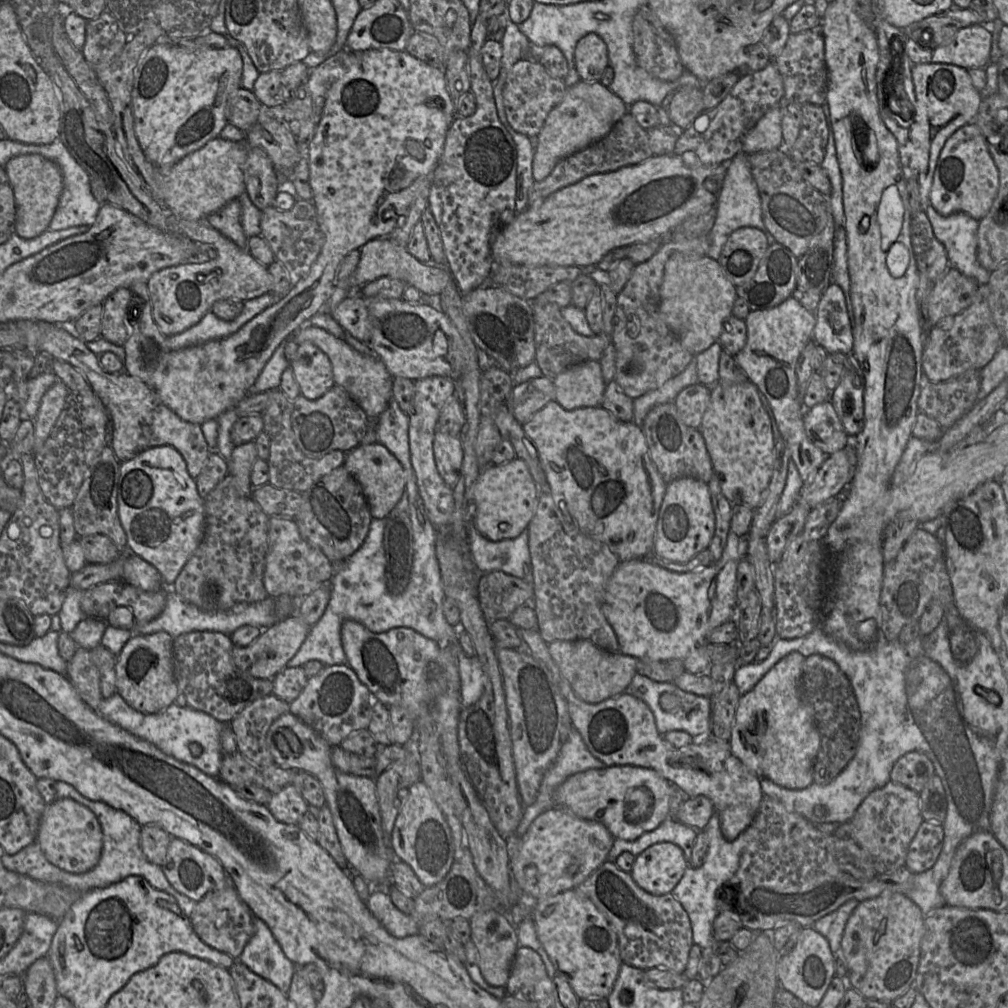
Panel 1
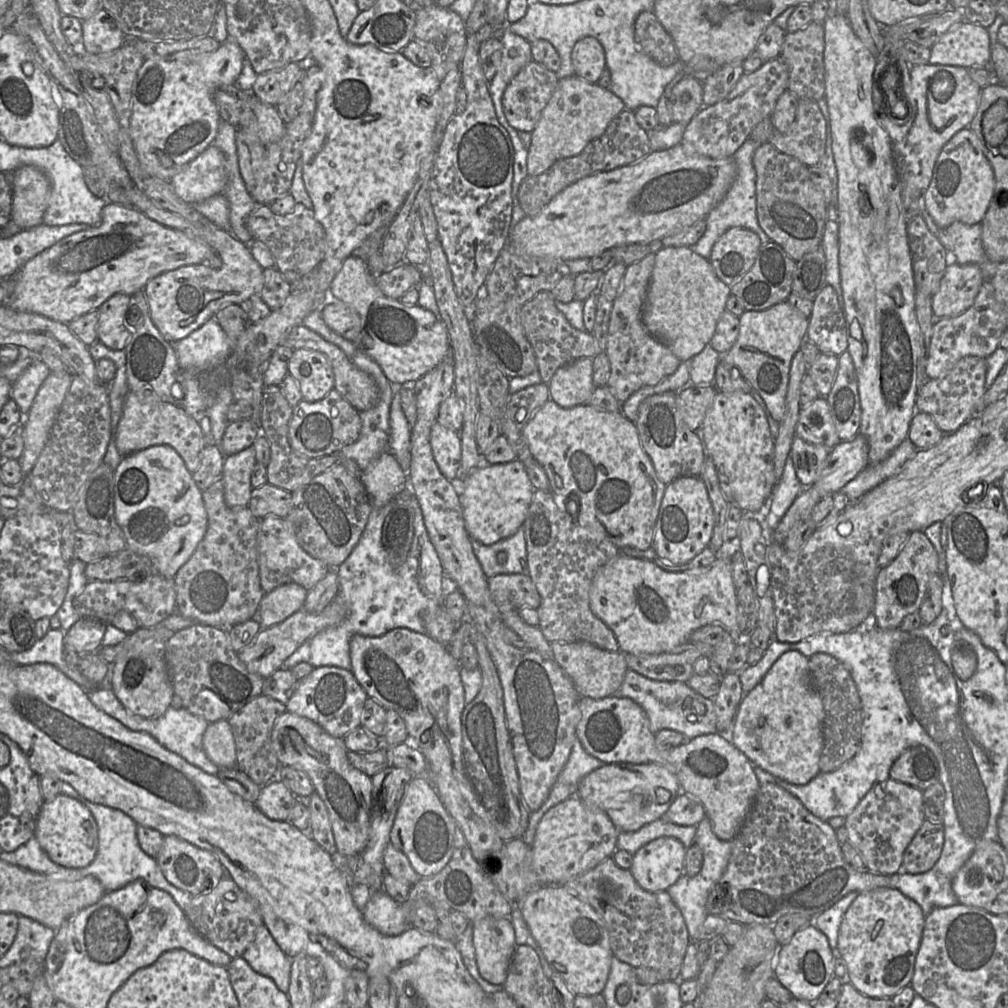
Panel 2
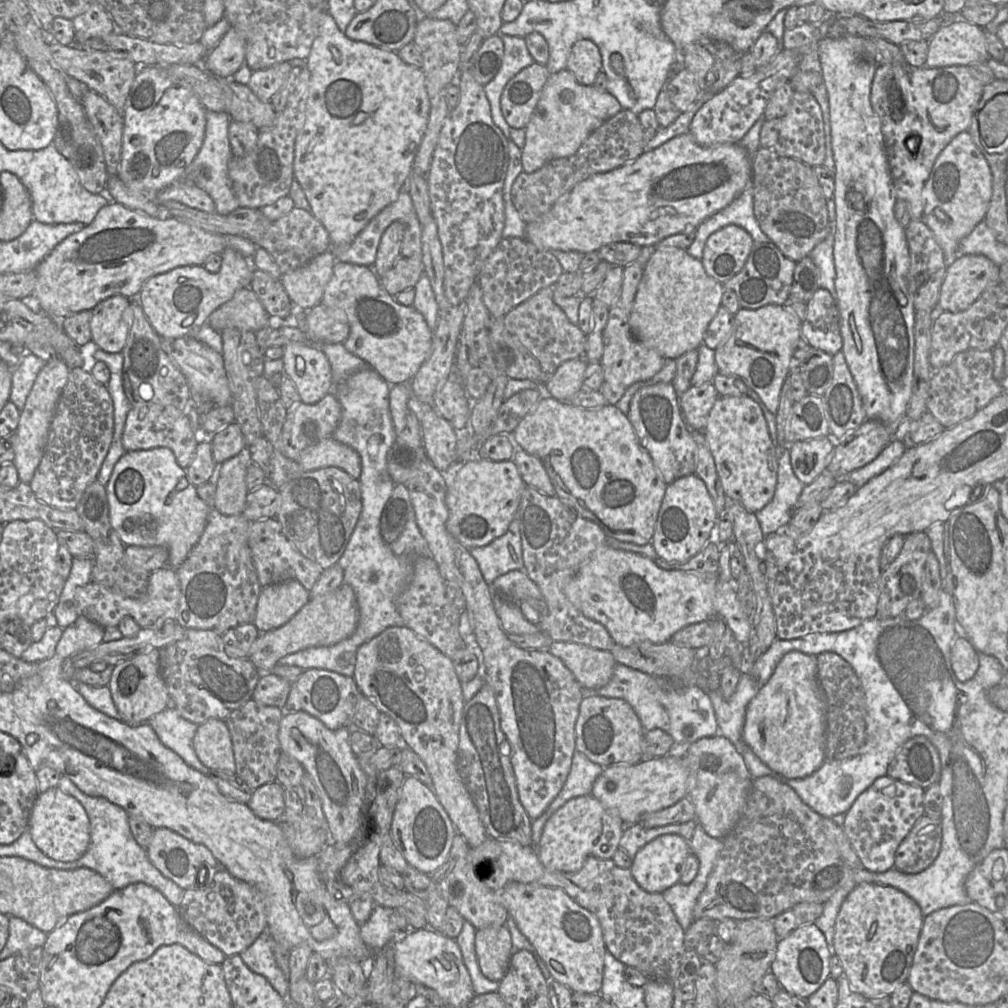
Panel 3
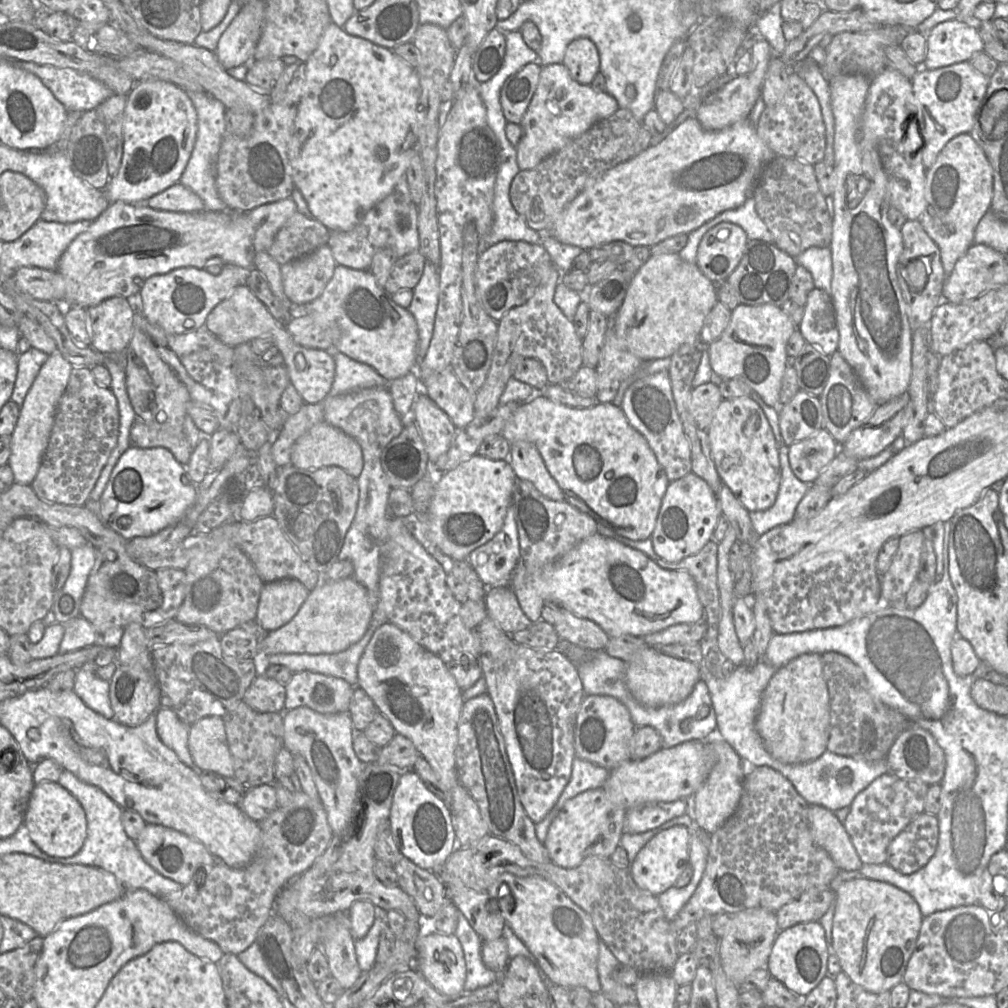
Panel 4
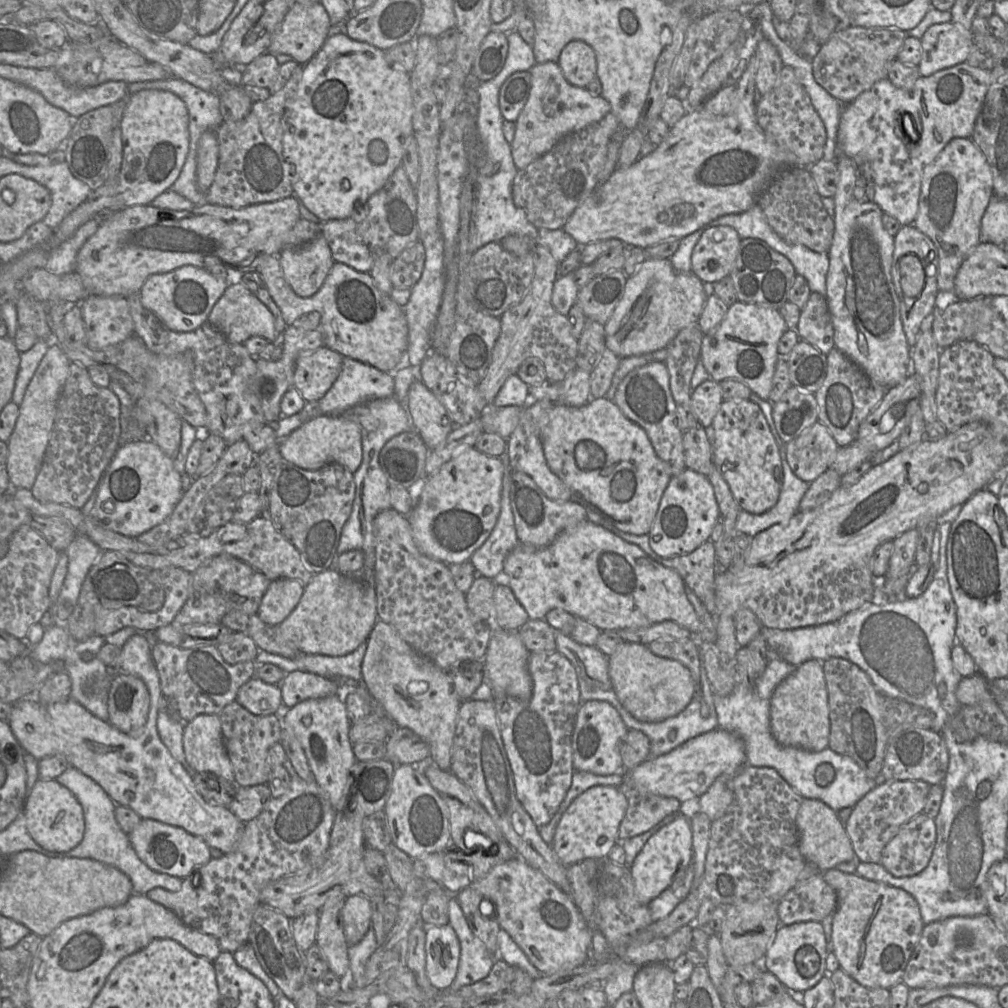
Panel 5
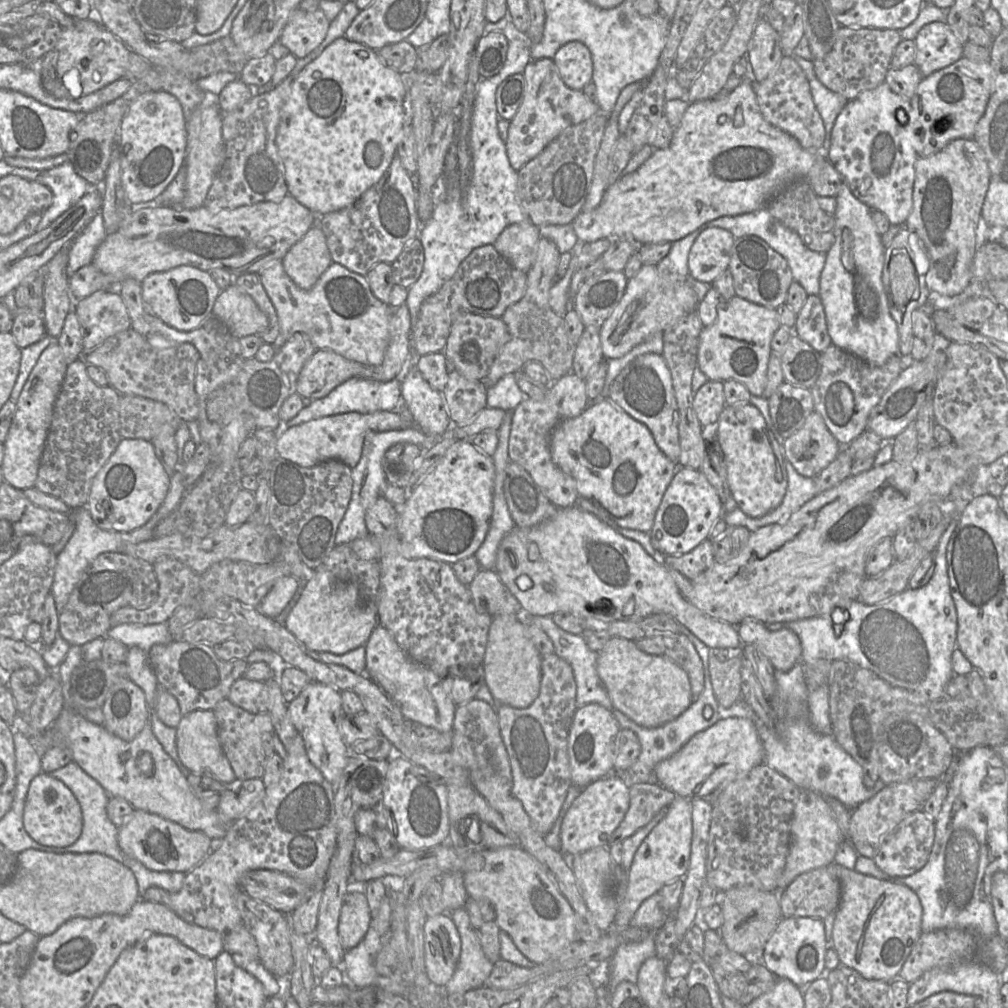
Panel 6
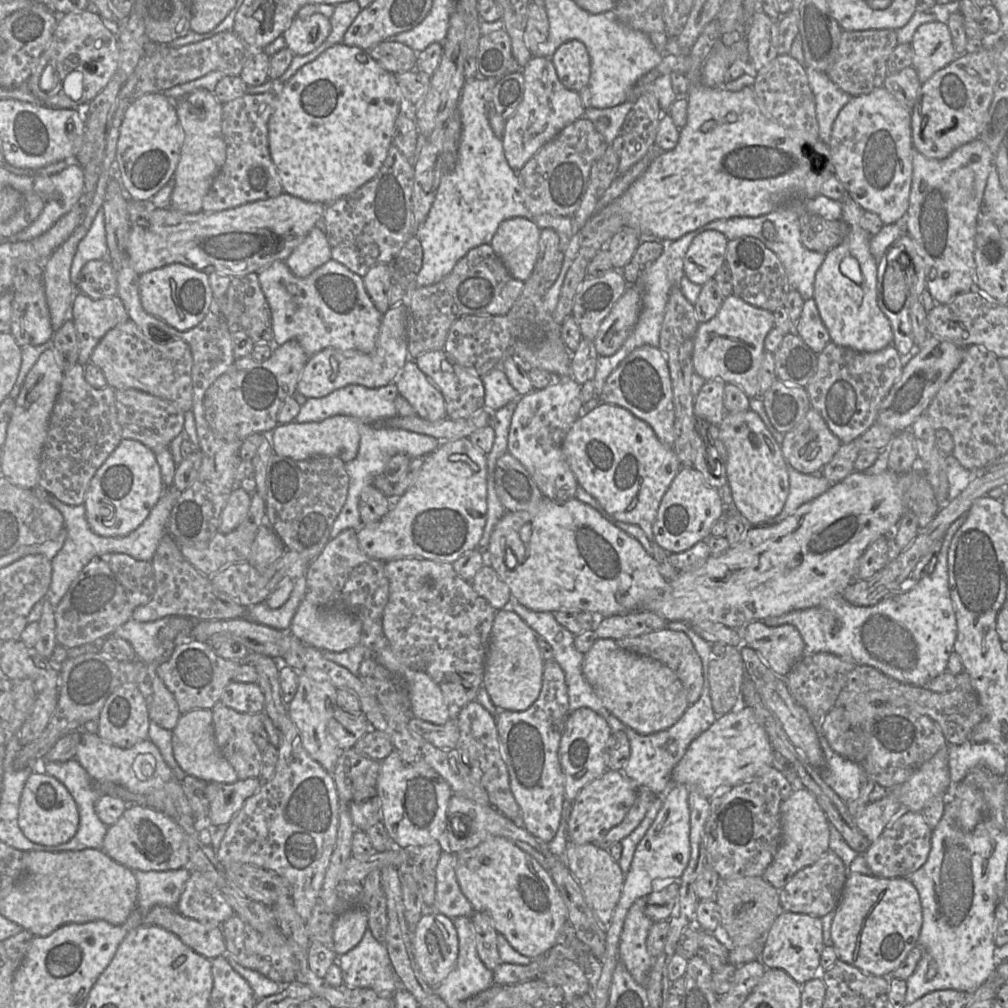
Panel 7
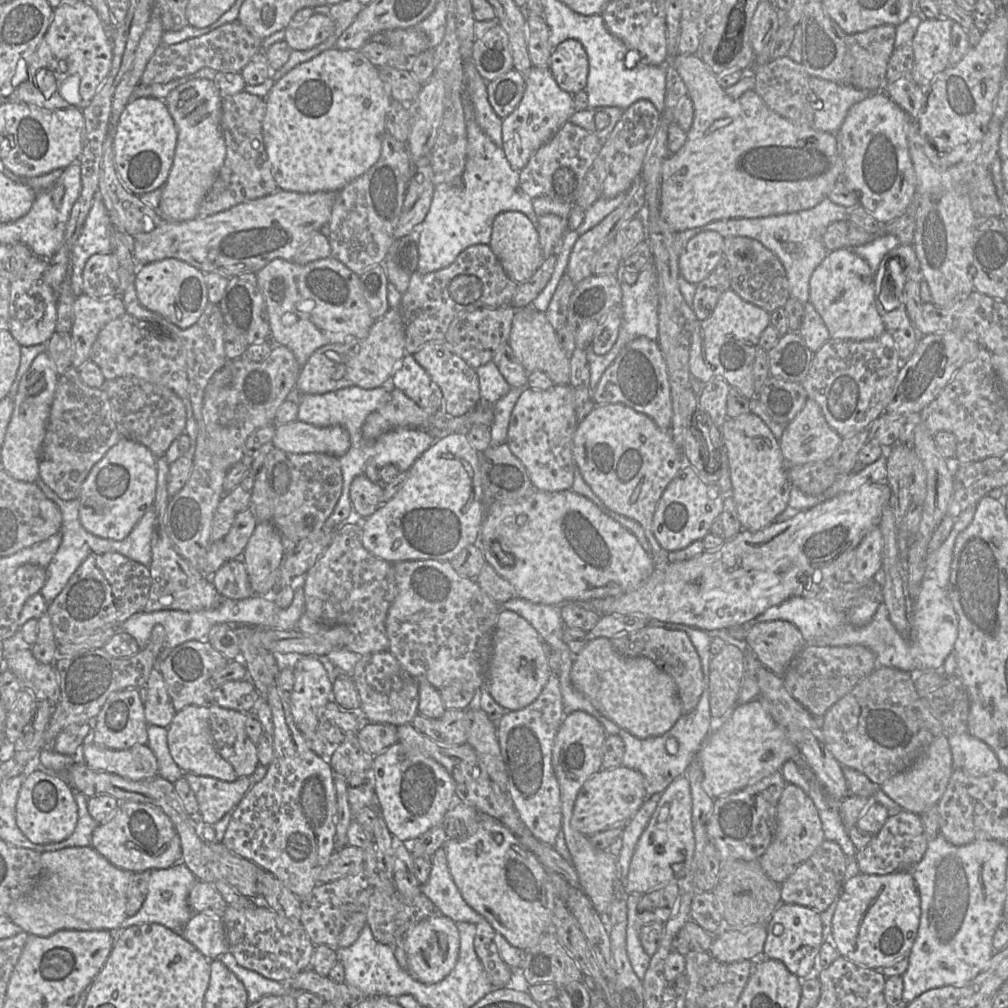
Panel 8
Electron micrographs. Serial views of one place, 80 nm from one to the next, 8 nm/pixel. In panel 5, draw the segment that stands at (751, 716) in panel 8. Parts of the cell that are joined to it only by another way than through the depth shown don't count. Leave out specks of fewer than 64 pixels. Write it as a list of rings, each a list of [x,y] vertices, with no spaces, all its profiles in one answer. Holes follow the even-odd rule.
[[[717,727],[685,741],[664,755],[646,759],[627,775],[632,786],[639,791],[673,797],[683,802],[698,800],[717,777],[723,774],[735,775],[746,765],[746,752],[742,739]]]

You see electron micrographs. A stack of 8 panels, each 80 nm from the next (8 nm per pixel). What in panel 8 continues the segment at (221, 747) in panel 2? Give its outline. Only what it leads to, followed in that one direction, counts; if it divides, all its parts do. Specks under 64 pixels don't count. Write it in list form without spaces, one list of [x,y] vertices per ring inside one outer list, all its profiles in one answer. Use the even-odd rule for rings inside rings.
[[[190,705],[175,714],[167,733],[170,754],[184,773],[210,776],[227,782],[235,781],[238,777],[233,766],[219,754],[214,745],[209,712],[209,705]]]

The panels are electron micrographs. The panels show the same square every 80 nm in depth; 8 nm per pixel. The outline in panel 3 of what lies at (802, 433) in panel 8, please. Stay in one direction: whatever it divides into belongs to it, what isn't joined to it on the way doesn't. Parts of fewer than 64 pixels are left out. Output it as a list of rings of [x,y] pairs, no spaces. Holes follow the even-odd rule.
[[[830,436],[791,444],[790,463],[797,479],[805,486],[812,483],[827,468],[834,446]]]

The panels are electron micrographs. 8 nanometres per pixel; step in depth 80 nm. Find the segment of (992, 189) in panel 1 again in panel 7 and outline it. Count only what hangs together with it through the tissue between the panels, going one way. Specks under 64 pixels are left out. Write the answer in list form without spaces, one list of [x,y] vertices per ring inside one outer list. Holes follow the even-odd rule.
[[[980,139],[966,143],[954,150],[948,157],[944,159],[927,158],[918,151],[914,150],[912,155],[912,184],[910,190],[909,207],[904,217],[904,232],[908,233],[916,245],[917,253],[922,257],[926,264],[926,288],[934,300],[934,304],[946,304],[950,302],[956,295],[967,292],[975,286],[975,233],[977,229],[978,219],[983,212],[983,195],[987,184],[989,173],[994,164],[995,155],[990,151],[989,147]]]

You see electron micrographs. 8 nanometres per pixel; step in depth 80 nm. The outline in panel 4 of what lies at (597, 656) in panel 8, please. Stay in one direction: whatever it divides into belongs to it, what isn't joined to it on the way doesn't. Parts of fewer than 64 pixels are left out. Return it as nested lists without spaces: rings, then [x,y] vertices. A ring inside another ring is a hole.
[[[647,646],[627,662],[625,683],[641,704],[649,707],[677,704],[685,700],[700,679],[699,666],[686,660],[661,653],[657,647]]]

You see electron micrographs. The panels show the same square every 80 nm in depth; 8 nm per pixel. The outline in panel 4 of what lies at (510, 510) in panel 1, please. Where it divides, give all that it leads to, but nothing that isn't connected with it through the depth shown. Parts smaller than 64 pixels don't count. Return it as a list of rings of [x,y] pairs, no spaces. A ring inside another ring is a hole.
[[[479,454],[443,473],[435,483],[435,491],[428,511],[428,527],[432,542],[453,560],[466,560],[476,548],[491,540],[502,528],[508,507],[513,504],[516,475],[507,460],[492,460]]]

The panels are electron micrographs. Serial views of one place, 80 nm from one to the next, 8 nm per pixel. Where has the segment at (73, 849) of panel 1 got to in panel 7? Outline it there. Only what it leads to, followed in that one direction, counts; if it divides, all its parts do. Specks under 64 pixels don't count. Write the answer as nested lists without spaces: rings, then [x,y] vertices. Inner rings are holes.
[[[42,768],[27,779],[20,798],[18,824],[25,837],[33,843],[57,846],[74,837],[79,826],[79,811],[68,789]]]

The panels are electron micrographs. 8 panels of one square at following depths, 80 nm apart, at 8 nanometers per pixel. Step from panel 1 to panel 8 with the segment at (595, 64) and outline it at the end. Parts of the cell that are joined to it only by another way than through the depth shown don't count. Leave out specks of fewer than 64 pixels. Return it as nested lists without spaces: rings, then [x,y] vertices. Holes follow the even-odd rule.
[[[566,39],[552,50],[549,69],[559,87],[574,95],[585,90],[589,62],[583,45],[576,39]]]

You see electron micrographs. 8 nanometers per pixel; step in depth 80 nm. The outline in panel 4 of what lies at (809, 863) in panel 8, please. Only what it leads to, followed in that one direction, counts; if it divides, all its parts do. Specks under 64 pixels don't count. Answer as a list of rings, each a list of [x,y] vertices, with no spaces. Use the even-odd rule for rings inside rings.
[[[830,887],[806,890],[776,912],[778,929],[785,930],[799,923],[819,921],[834,900],[835,893]]]

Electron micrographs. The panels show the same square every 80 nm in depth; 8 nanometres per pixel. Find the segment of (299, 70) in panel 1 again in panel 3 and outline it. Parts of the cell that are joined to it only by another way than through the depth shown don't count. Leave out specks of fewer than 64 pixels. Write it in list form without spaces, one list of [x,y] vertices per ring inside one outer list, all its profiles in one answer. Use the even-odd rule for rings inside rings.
[[[281,62],[265,69],[252,71],[248,86],[260,100],[270,102],[272,96],[289,77],[292,68],[289,62]]]

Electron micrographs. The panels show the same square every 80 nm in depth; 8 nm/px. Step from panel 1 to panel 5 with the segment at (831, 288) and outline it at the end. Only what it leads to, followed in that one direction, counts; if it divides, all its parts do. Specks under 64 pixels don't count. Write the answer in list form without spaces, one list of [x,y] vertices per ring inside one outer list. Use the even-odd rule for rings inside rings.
[[[811,292],[795,329],[800,340],[808,342],[824,355],[829,353],[834,347],[834,328],[825,296]]]

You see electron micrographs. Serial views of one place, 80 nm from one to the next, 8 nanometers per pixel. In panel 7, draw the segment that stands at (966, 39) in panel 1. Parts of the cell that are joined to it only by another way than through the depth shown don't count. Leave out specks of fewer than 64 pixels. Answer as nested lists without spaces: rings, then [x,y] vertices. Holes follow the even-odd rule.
[[[945,19],[920,25],[913,35],[911,45],[912,67],[921,84],[957,58]]]

